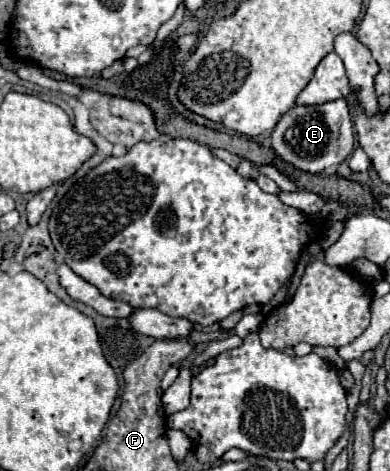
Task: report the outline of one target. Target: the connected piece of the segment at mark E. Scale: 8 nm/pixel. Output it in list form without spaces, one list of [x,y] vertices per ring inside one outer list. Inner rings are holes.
[[[334,100],[318,106],[294,106],[290,108],[272,130],[272,150],[290,168],[318,174],[330,166],[338,166],[338,138],[340,138],[340,118],[348,114],[346,100]]]

